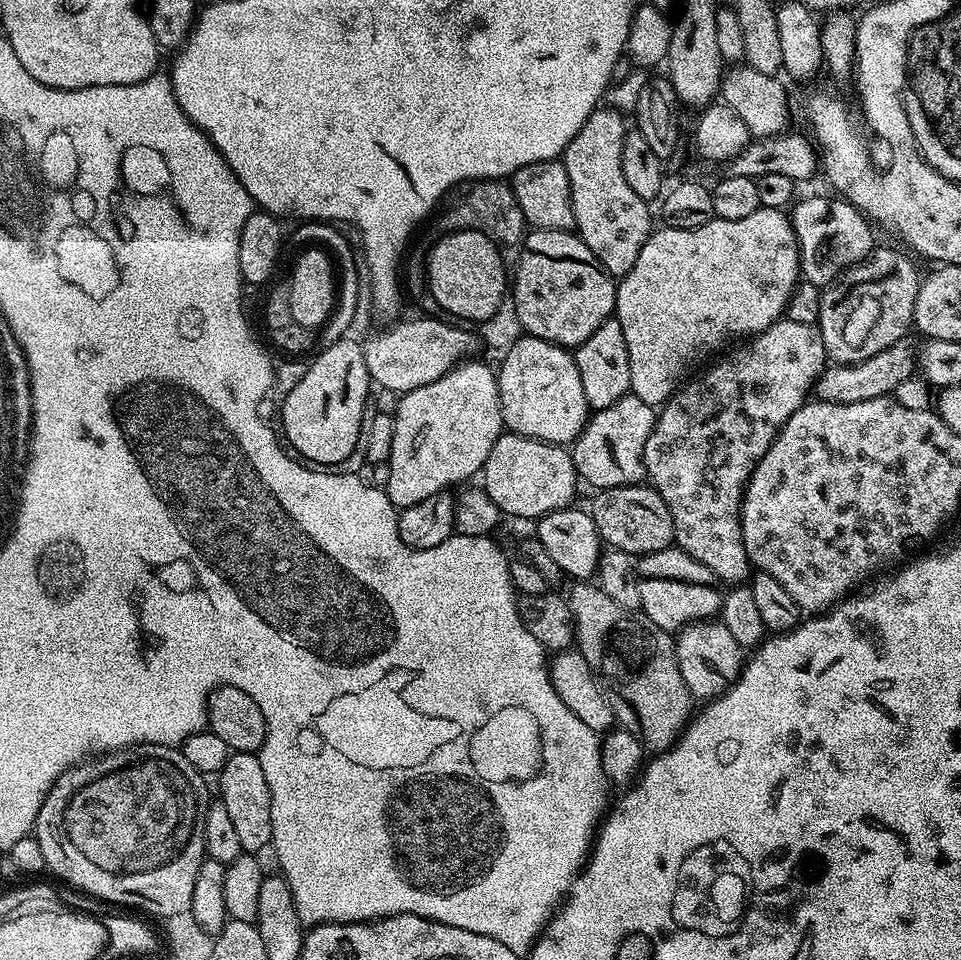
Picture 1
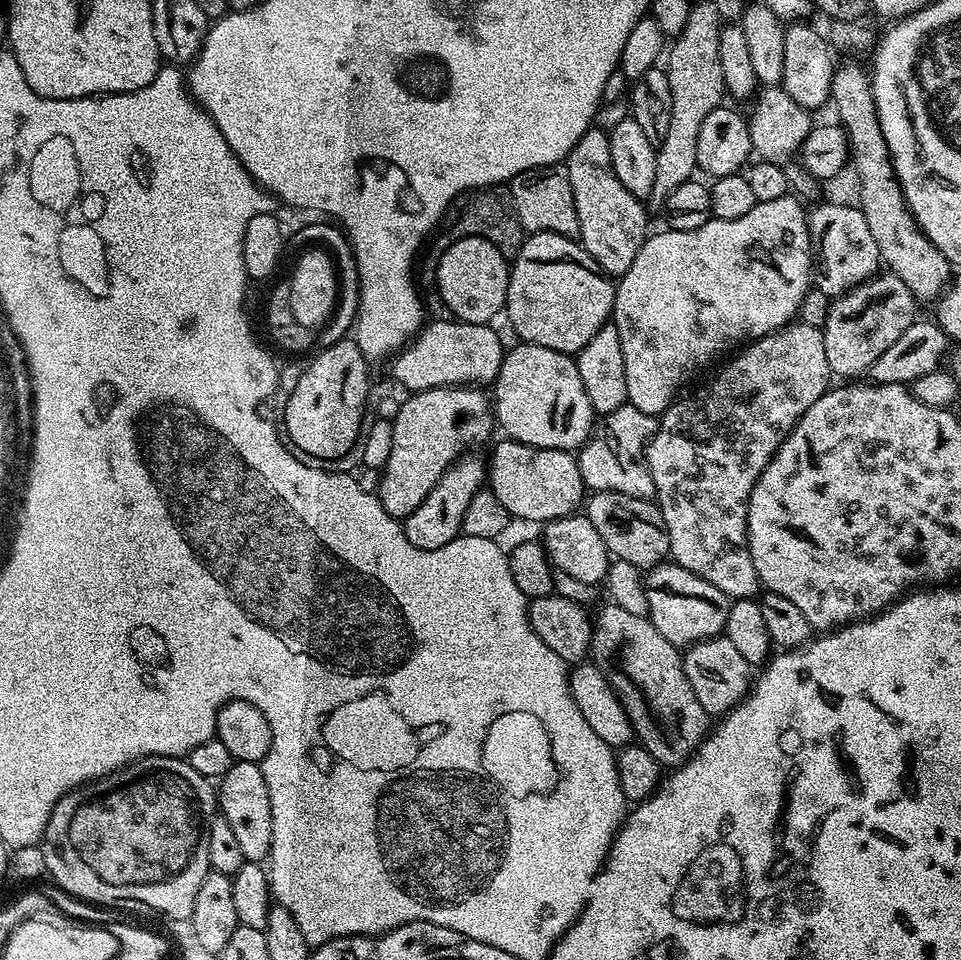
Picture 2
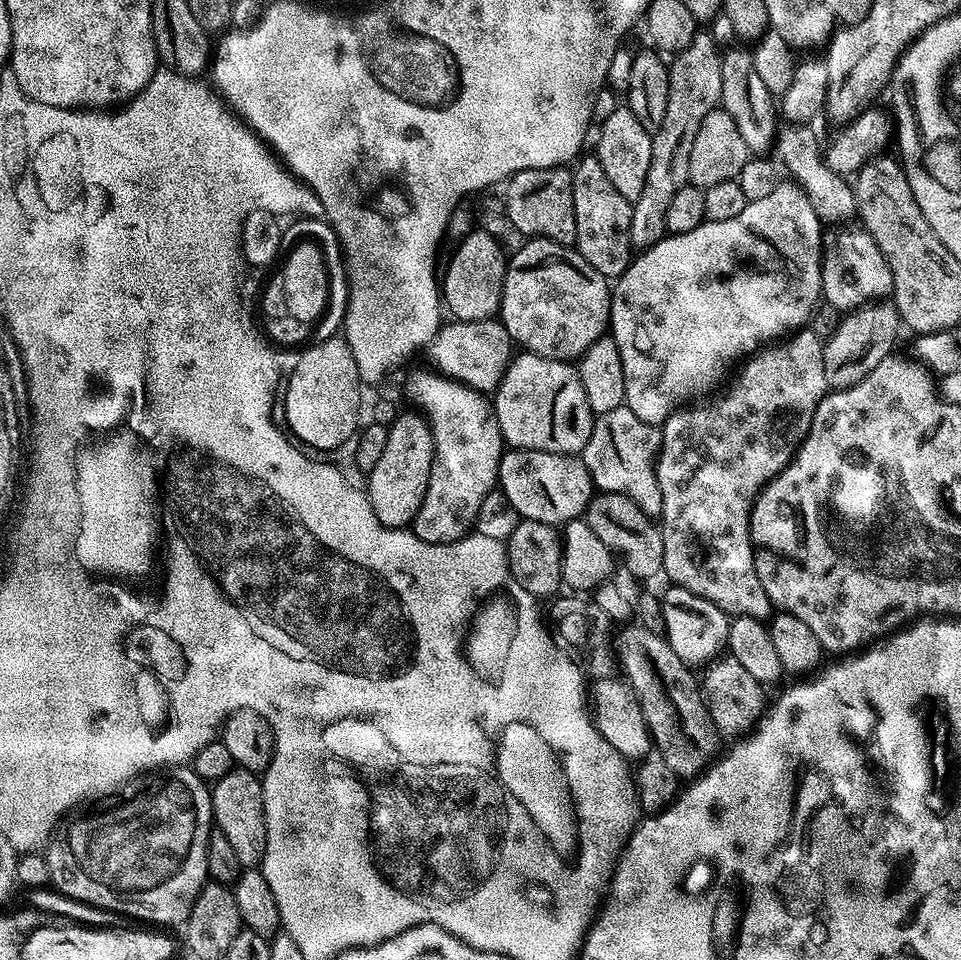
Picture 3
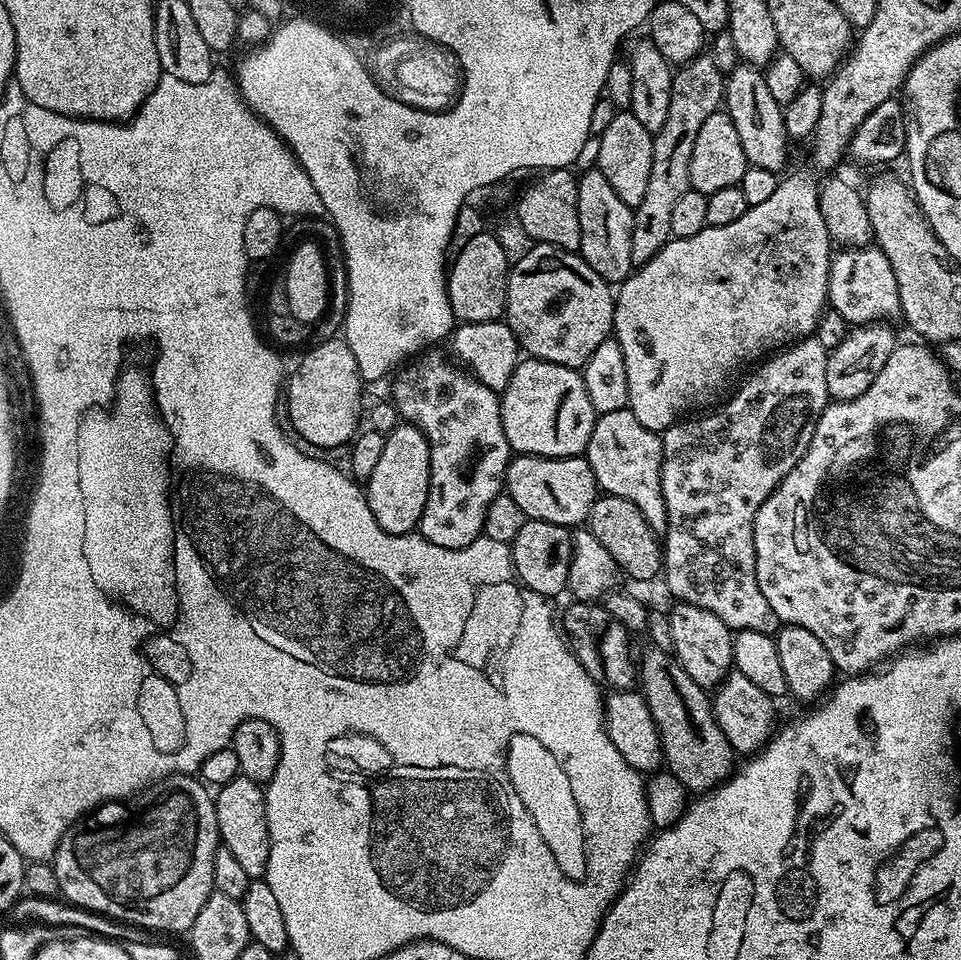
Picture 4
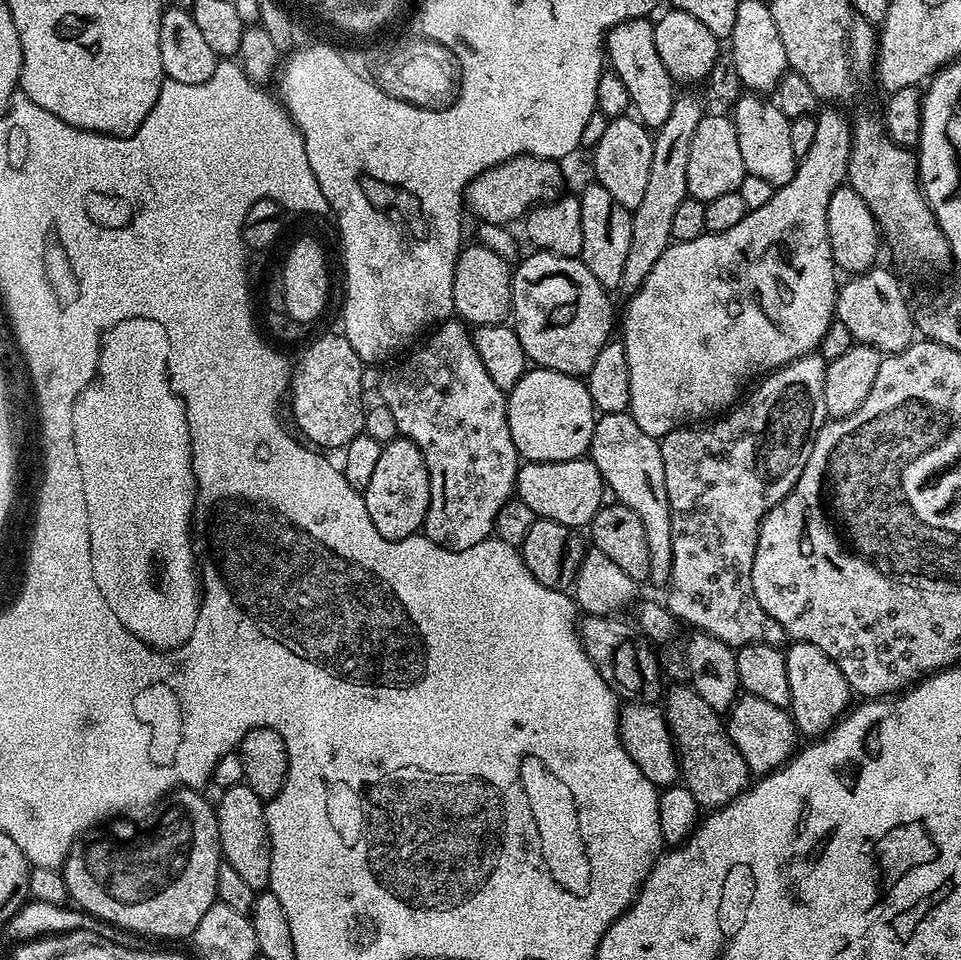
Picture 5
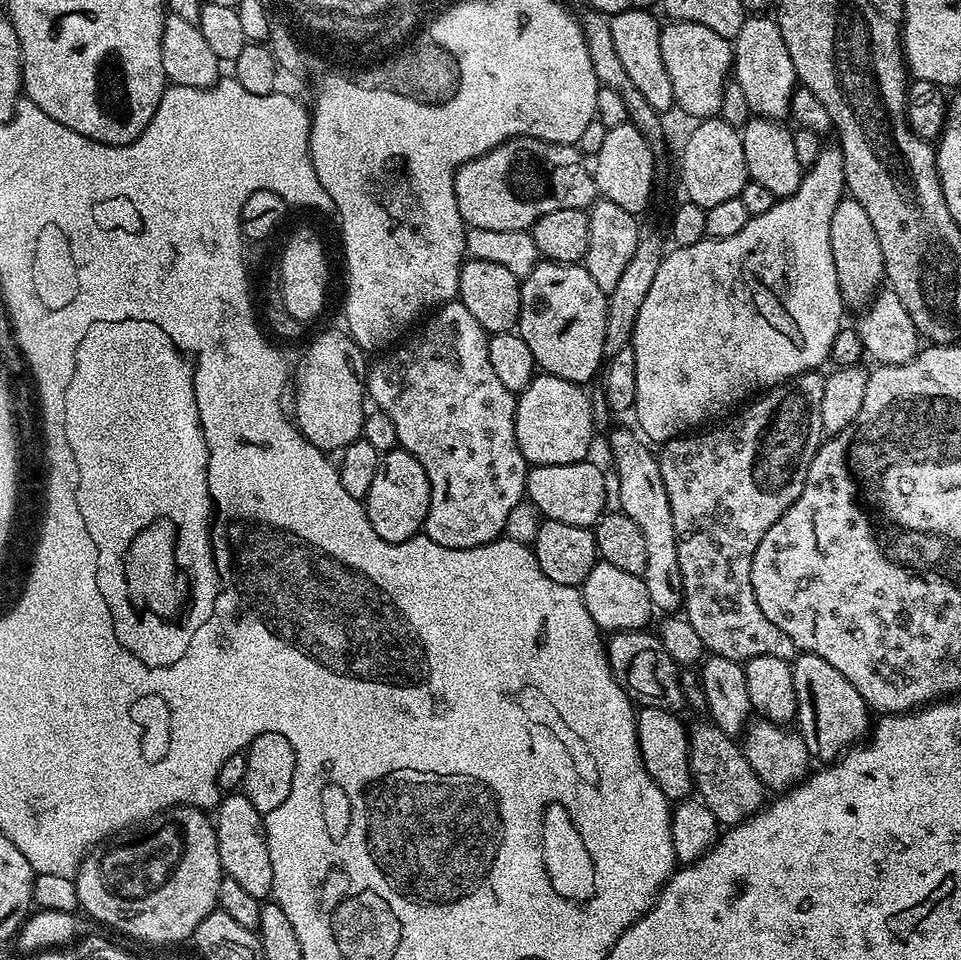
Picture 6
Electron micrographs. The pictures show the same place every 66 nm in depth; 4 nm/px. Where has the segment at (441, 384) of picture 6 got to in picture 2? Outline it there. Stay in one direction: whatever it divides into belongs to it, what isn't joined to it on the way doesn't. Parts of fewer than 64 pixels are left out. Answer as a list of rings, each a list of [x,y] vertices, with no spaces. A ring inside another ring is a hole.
[[[464,454],[457,459],[443,474],[438,478],[434,490],[426,494],[422,506],[414,510],[410,515],[403,517],[402,527],[404,536],[416,548],[421,548],[427,552],[438,550],[446,546],[457,536],[461,535],[460,527],[462,518],[466,514],[466,506],[470,506],[470,498],[481,491],[486,484],[486,464],[476,456]]]

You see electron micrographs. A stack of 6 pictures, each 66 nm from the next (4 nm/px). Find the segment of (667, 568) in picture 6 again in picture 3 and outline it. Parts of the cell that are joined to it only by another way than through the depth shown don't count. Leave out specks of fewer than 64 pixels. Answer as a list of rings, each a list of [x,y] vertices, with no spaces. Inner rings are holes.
[[[627,406],[595,417],[592,433],[586,442],[582,459],[592,475],[592,483],[601,492],[622,494],[653,518],[662,510],[662,489],[656,477],[656,458],[660,455],[660,428],[642,422]]]

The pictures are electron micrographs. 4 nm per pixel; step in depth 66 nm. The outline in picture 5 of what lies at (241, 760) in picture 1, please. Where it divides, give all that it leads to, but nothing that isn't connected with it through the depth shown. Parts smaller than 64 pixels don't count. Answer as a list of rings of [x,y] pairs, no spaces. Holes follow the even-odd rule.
[[[246,783],[230,786],[219,793],[220,804],[215,805],[218,834],[220,835],[220,855],[223,863],[234,866],[234,871],[252,888],[264,890],[269,887],[272,843],[266,822],[265,801],[250,790]]]

